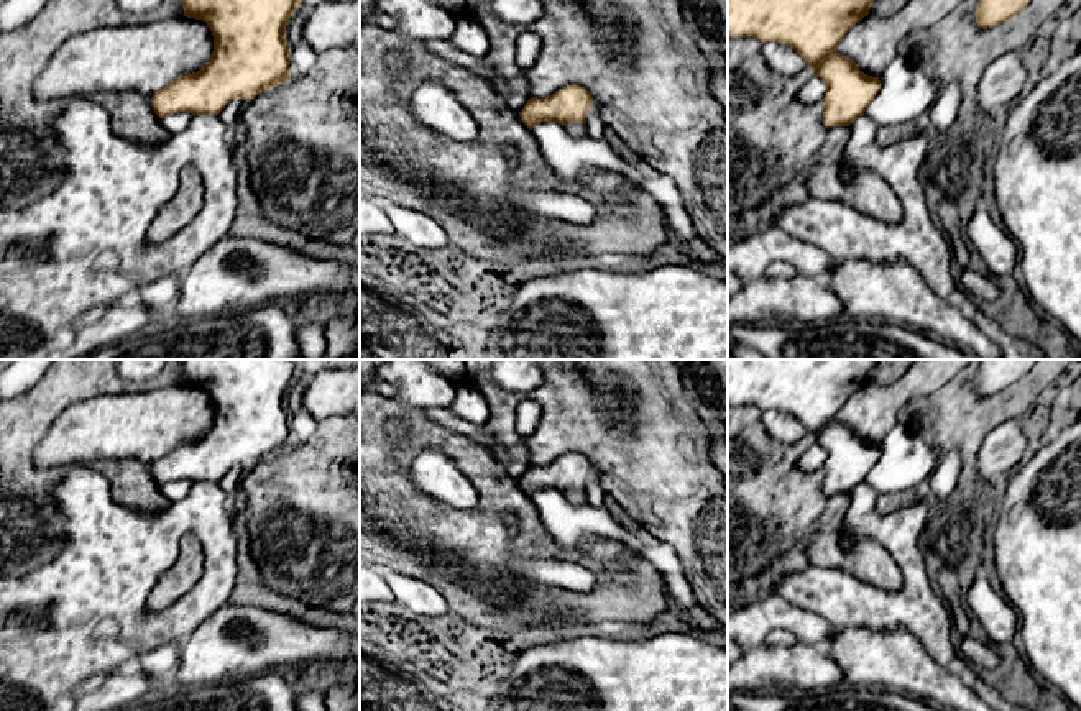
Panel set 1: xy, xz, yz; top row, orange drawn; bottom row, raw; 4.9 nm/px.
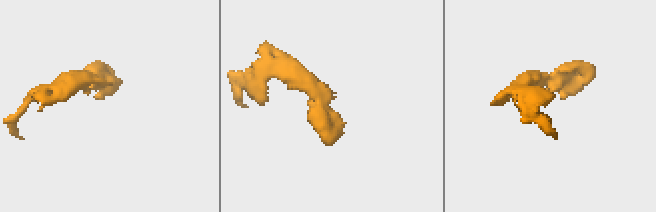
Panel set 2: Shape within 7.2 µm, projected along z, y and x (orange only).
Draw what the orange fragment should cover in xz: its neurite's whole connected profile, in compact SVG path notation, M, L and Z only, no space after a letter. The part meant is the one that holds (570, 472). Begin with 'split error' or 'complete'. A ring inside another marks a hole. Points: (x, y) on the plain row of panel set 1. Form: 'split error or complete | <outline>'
split error | M572 452L545 466L531 465L519 484L529 498L540 489L550 489L562 493L572 504L585 504L591 470L593 465L585 455Z

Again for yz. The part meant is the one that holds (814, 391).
split error | M728 360L728 406L752 404L761 412L777 409L794 415L807 433L813 437L813 443L826 452L826 461L821 468L823 493L830 496L846 494L849 498L849 507L844 514L848 535L854 540L871 539L879 544L902 575L902 583L897 589L884 591L840 568L808 567L775 578L770 596L785 598L821 616L835 627L908 631L938 665L958 677L992 711L1030 711L1010 703L996 688L989 686L951 644L954 631L950 609L930 585L925 558L918 545L928 519L928 504L915 501L886 516L876 511L879 494L864 479L882 452L879 445L859 438L853 427L836 420L846 401L869 383L876 363L877 360Z

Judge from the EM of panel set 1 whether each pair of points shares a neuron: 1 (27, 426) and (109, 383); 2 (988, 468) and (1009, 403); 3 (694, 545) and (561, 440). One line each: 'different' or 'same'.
1: same
2: different
3: same

